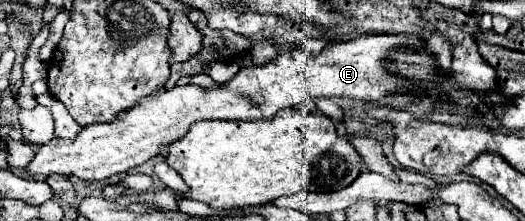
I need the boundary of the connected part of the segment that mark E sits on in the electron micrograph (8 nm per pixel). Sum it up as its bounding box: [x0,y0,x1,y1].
[27,35,453,181]

